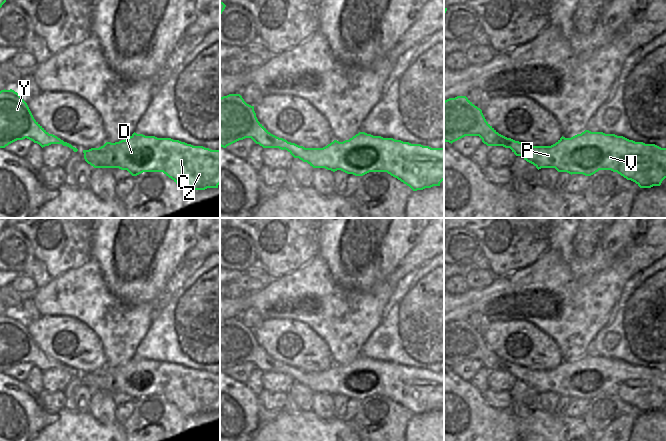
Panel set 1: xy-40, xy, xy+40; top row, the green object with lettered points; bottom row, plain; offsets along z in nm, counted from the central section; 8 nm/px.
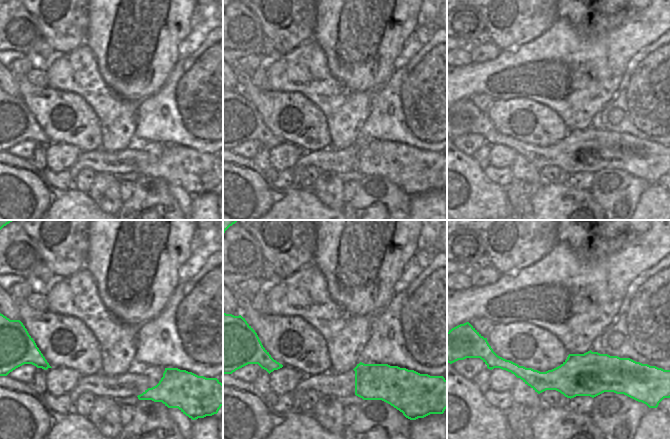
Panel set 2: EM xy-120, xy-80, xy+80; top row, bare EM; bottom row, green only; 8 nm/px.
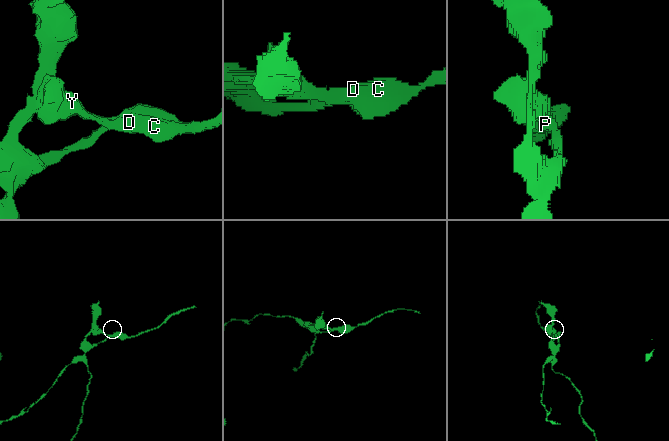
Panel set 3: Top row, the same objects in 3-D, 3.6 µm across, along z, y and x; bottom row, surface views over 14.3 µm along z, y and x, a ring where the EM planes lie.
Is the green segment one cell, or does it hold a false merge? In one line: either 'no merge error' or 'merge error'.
merge error

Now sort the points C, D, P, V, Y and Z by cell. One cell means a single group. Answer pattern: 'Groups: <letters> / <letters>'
Groups: C D P V Z / Y.

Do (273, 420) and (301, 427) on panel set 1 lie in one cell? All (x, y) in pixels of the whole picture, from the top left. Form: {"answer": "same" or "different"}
{"answer": "same"}

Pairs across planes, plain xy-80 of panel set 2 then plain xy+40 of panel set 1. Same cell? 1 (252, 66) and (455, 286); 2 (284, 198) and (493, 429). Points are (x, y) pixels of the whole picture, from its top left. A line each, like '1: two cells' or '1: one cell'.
1: two cells
2: one cell

